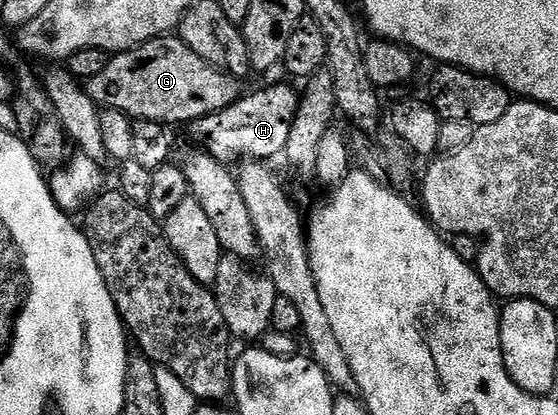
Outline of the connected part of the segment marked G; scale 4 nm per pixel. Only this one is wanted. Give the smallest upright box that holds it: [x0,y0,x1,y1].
[87,35,243,127]

